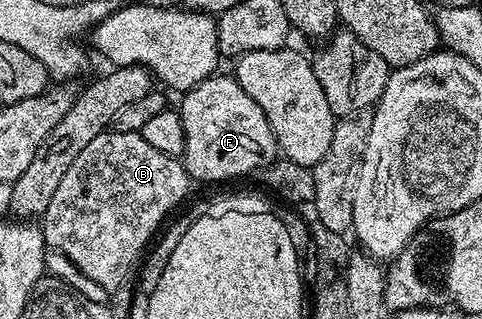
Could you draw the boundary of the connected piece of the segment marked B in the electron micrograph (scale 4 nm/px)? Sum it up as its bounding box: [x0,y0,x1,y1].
[39,129,191,289]

